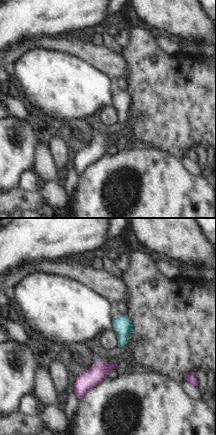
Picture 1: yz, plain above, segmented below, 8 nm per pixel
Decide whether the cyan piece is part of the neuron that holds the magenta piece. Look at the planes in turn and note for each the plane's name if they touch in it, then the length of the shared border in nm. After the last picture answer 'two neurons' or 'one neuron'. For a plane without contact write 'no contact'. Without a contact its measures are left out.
yz | 50 nm

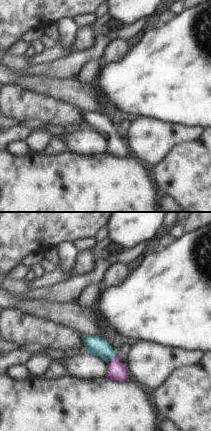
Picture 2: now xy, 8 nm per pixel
xy | 100 nm

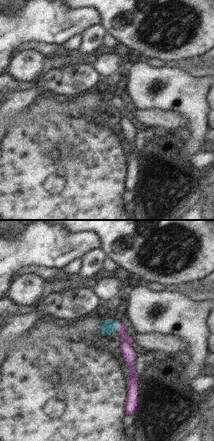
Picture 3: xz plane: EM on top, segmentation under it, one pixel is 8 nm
xz | 90 nm

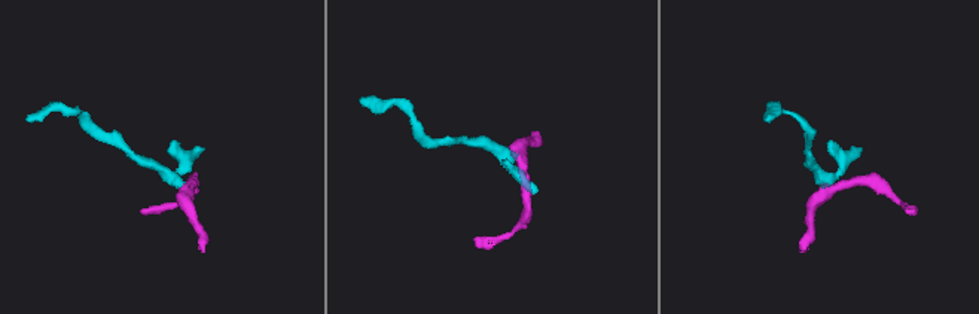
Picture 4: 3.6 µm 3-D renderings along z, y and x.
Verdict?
one neuron

